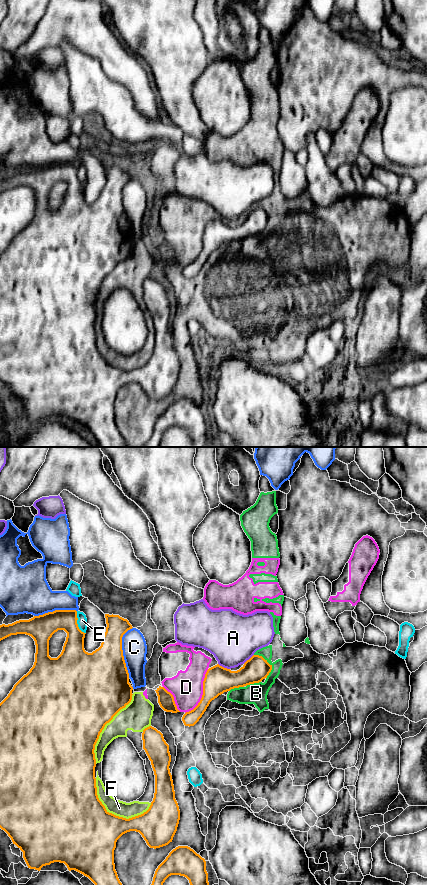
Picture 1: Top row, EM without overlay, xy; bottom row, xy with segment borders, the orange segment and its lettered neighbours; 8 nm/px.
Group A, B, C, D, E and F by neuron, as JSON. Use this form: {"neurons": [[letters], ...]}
{"neurons": [["A"], ["B", "D", "F"], ["C"], ["E"]]}

